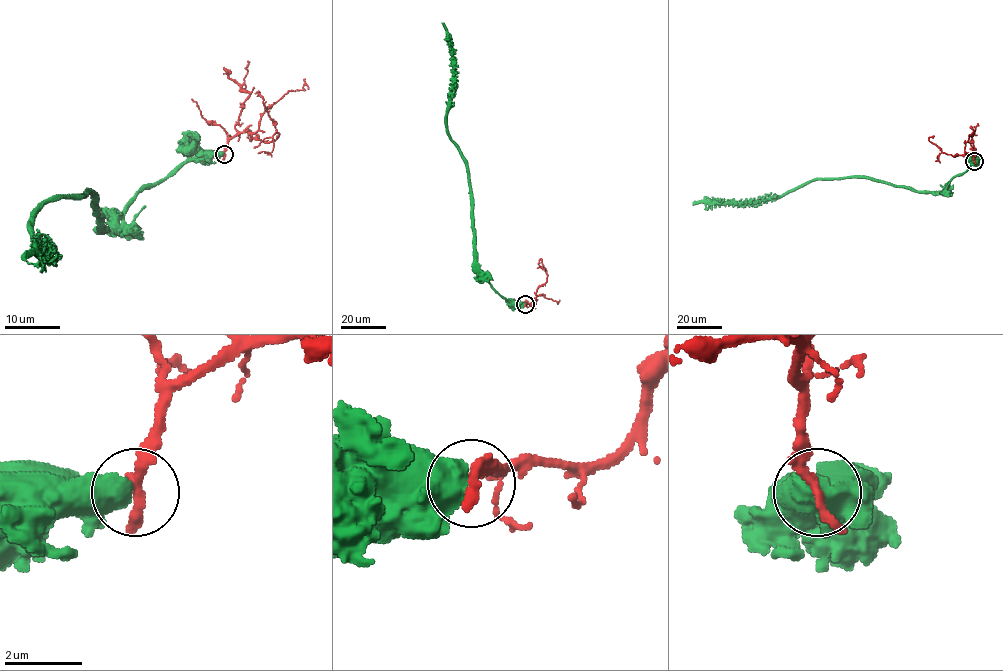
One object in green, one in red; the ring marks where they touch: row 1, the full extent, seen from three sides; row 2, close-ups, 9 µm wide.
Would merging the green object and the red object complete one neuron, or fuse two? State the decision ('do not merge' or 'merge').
do not merge

